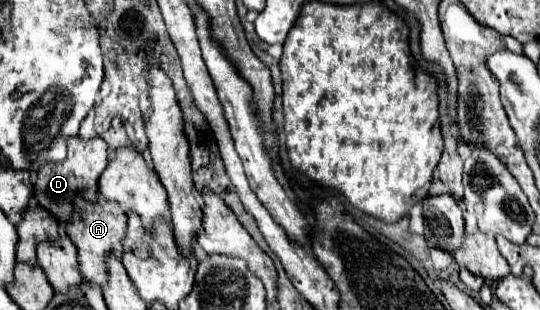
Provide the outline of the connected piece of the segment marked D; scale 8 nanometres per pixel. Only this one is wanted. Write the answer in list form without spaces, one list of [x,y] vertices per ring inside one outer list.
[[[80,137],[68,139],[68,157],[62,163],[46,163],[38,171],[38,179],[34,183],[36,205],[44,207],[58,223],[66,225],[74,217],[74,199],[80,195],[86,201],[96,203],[98,199],[98,179],[108,167],[108,147],[102,139],[82,141]]]

